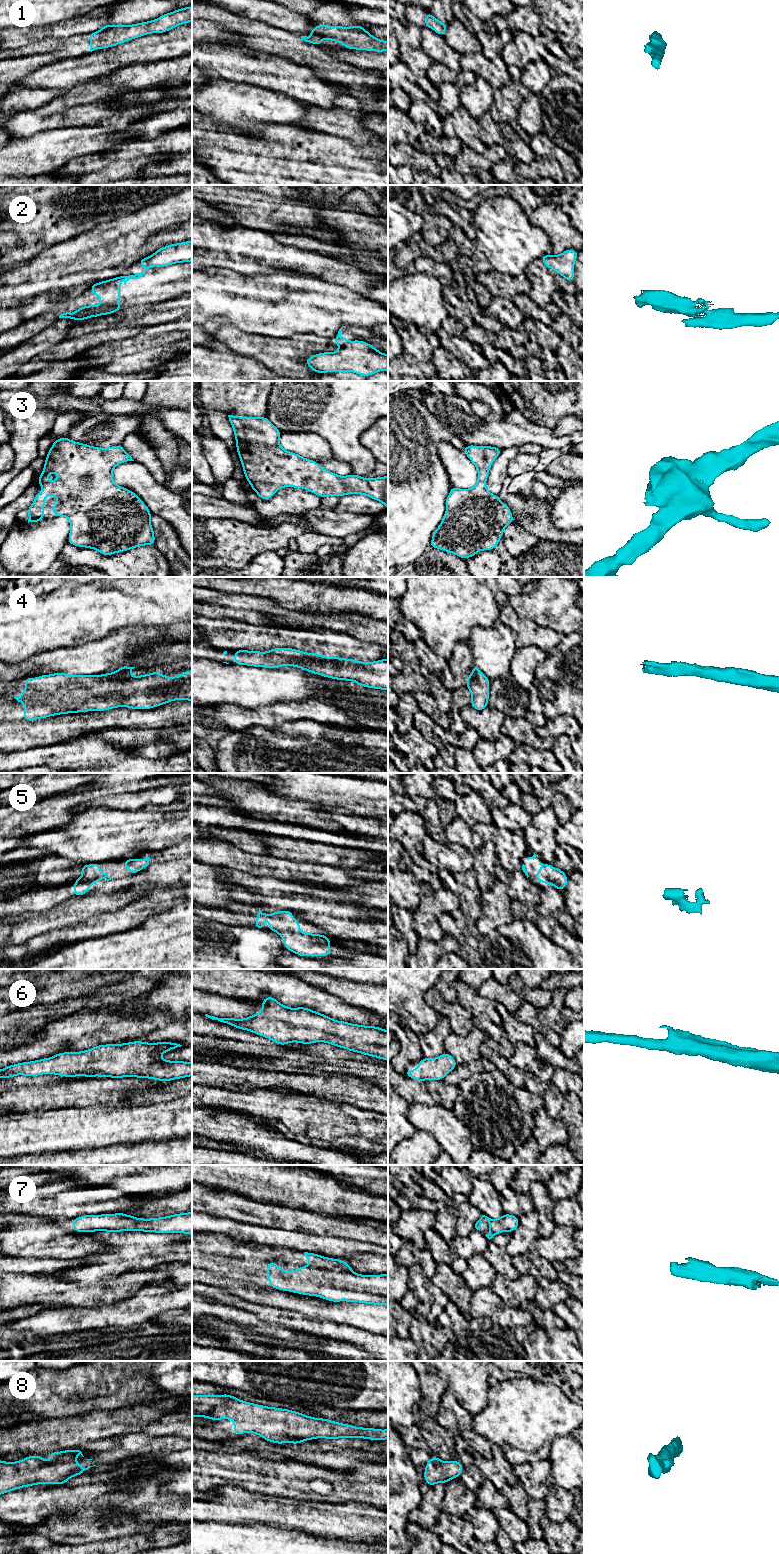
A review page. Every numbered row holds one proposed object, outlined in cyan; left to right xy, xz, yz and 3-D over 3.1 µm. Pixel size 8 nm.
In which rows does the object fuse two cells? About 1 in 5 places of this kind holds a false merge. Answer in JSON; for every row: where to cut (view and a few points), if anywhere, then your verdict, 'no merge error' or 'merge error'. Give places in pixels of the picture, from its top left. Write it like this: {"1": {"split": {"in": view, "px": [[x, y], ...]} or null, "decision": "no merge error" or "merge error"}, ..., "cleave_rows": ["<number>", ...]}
{"1": {"split": null, "decision": "no merge error"}, "2": {"split": {"in": "xy", "px": [[150, 257], [150, 262], [153, 265]]}, "decision": "merge error"}, "3": {"split": null, "decision": "no merge error"}, "4": {"split": null, "decision": "no merge error"}, "5": {"split": null, "decision": "no merge error"}, "6": {"split": null, "decision": "no merge error"}, "7": {"split": null, "decision": "no merge error"}, "8": {"split": null, "decision": "no merge error"}, "cleave_rows": ["2"]}

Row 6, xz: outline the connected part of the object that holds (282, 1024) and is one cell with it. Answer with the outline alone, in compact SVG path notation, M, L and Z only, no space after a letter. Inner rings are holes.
M265 997L262 1011L248 1018L218 1018L208 1014L205 1016L238 1029L251 1031L279 1045L290 1042L326 1042L352 1052L388 1060L388 1031L377 1026L333 1020L305 1007L289 1008L273 997Z

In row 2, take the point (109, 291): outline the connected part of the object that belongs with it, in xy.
M151 257L142 258L138 261L140 265L143 265L145 270L142 273L129 276L120 276L114 279L109 279L103 282L99 282L90 286L90 290L94 295L98 295L101 300L100 305L87 305L81 308L77 308L75 313L66 312L59 316L59 318L69 318L72 320L85 320L90 317L97 317L100 315L108 315L121 310L120 307L120 280L126 282L132 278L139 279L143 274L151 268Z

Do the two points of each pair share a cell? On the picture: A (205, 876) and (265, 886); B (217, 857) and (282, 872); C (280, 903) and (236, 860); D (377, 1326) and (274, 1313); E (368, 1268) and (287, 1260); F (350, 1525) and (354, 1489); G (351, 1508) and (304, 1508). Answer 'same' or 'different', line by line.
A: different
B: same
C: different
D: different
E: different
F: different
G: same

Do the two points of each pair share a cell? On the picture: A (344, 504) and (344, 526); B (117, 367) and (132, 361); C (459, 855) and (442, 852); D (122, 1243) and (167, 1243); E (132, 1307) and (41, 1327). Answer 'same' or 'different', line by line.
A: different
B: same
C: same
D: same
E: same

